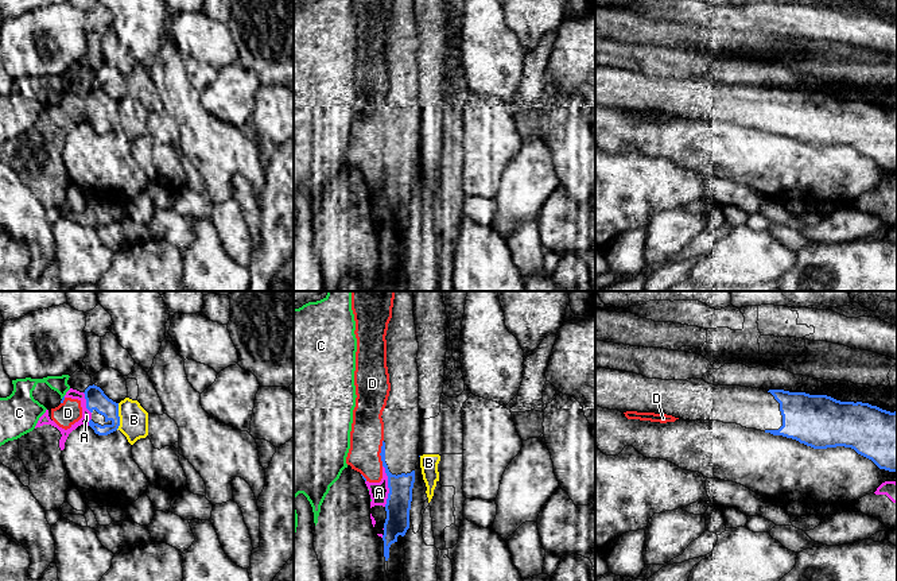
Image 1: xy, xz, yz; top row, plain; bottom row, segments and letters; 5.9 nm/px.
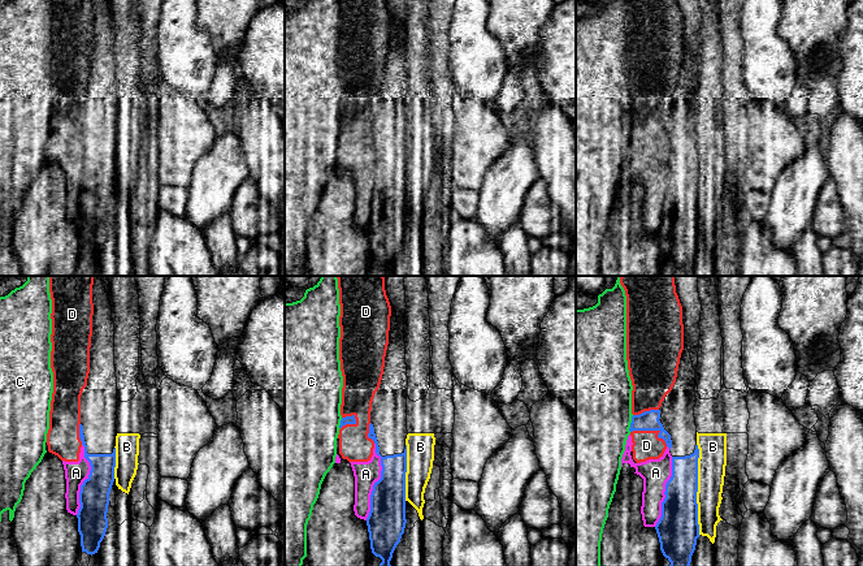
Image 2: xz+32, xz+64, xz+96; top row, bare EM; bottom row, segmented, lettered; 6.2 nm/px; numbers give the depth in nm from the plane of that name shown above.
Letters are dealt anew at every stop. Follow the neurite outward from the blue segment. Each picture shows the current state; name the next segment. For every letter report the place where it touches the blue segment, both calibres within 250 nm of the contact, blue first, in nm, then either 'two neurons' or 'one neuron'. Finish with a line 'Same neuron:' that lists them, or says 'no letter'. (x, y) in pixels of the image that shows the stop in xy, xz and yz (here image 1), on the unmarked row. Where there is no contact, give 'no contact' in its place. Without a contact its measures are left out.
A: xz (388, 184) | 150/110 nm | two neurons
B: xy (119, 115) | 120/180 nm | two neurons
C: no contact | two neurons
D: xz (380, 151) | 140/200 nm | two neurons
Same neuron: no letter

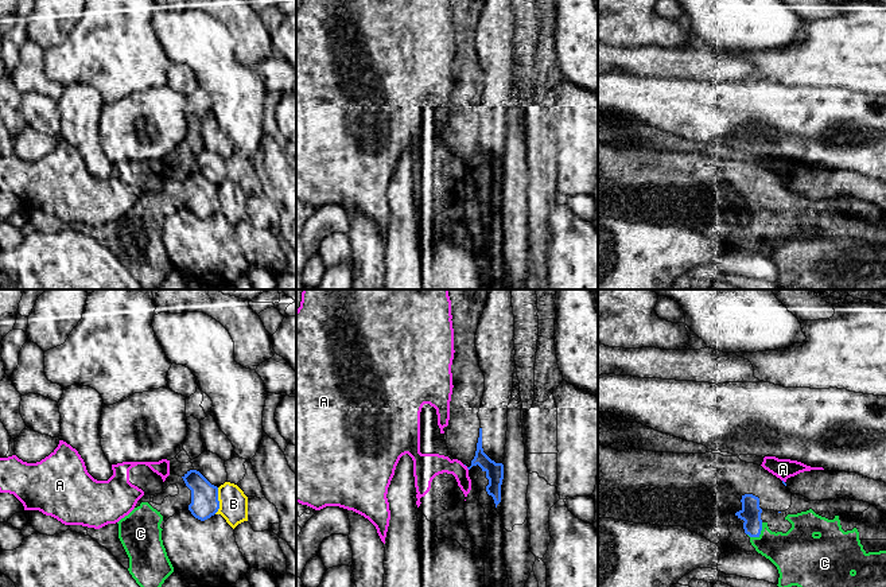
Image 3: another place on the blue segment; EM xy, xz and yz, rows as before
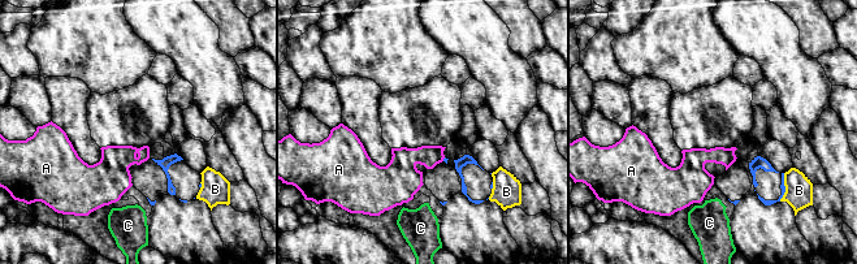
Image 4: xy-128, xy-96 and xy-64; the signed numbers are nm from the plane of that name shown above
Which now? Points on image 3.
A: xz (467, 166) | 110/160 nm | two neurons
B: xy (218, 199) | 160/180 nm | two neurons
C: yz (758, 233) | 120/280 nm | two neurons
Same neuron: no letter

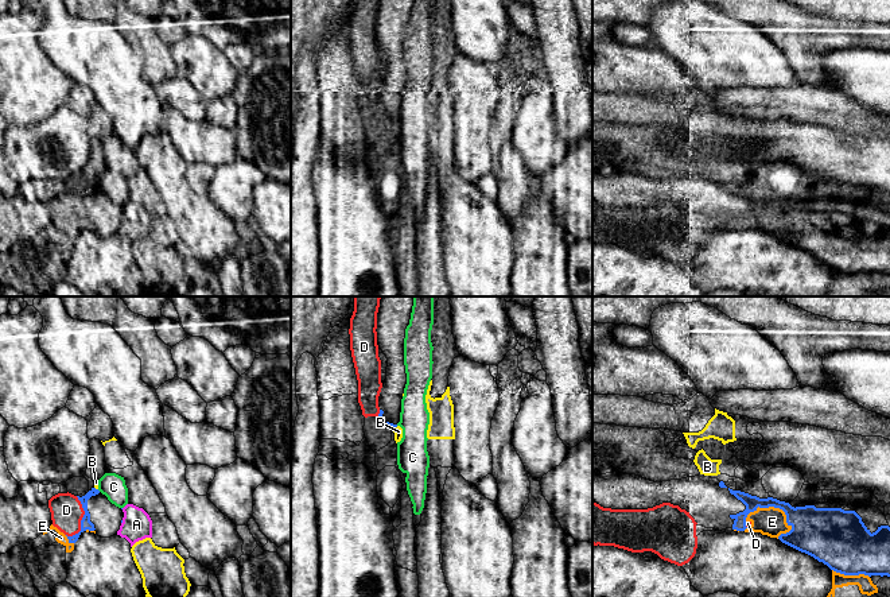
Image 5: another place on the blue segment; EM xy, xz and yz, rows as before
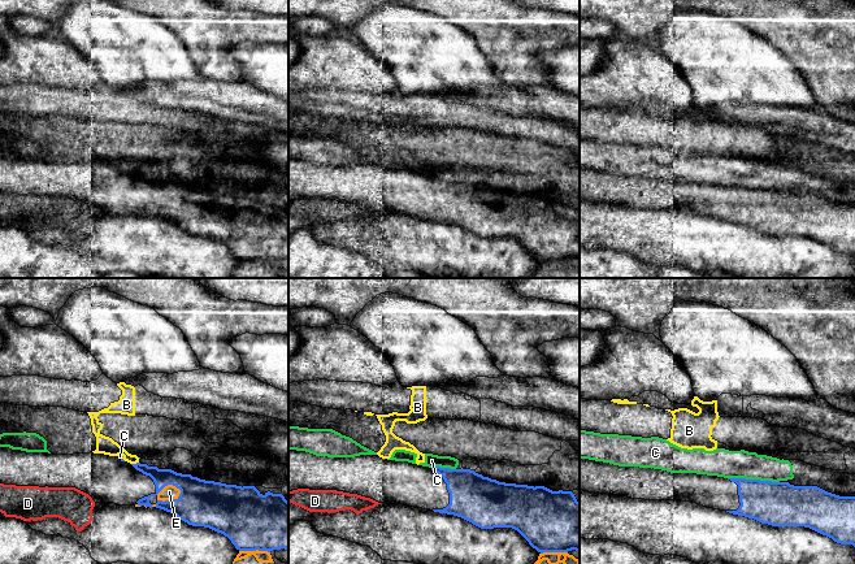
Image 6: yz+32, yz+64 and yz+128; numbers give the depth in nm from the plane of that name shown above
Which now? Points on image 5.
A: no contact | two neurons
B: xz (395, 127) | 40/50 nm | two neurons
C: no contact | two neurons
D: xy (82, 217) | 60/190 nm | two neurons
E: yz (772, 204) | 220/170 nm | two neurons
Same neuron: no letter

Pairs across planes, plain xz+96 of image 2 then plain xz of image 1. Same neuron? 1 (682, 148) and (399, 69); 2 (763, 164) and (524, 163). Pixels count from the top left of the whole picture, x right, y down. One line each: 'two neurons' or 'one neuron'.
1: one neuron
2: two neurons

